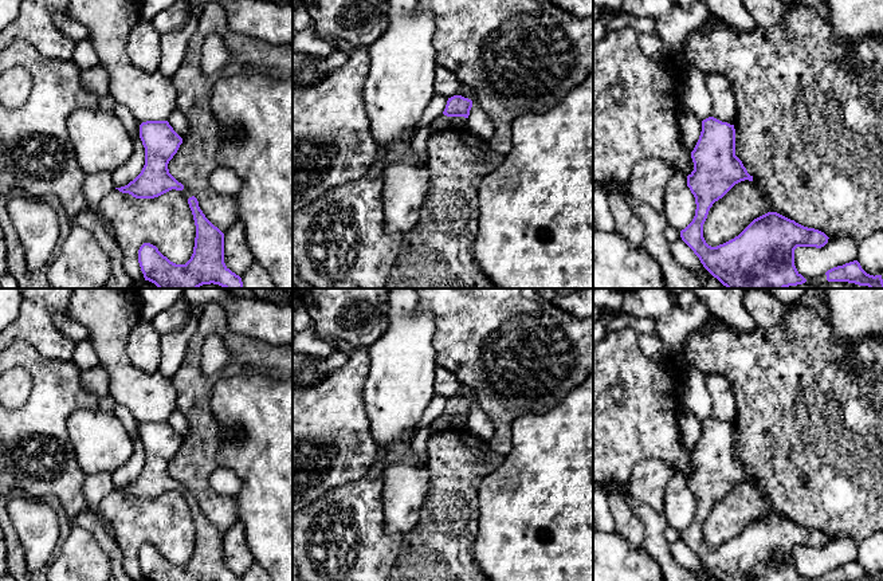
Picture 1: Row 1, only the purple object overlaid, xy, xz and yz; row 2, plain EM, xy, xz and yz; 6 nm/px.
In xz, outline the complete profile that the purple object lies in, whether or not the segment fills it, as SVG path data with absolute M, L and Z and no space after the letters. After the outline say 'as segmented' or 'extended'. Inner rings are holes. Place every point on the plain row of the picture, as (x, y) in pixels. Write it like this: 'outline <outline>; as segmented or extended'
outline M454 396L448 399L446 409L443 412L447 417L464 417L468 419L472 401L462 396Z; as segmented

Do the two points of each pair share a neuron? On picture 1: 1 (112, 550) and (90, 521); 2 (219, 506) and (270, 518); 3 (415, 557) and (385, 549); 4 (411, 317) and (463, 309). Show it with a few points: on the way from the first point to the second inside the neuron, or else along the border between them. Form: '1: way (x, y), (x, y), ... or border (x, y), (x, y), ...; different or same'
1: way (108, 544), (95, 527); same
2: border (234, 497), (238, 505), (239, 519); different
3: border (404, 536), (399, 556), (392, 566); different
4: border (418, 302), (434, 317), (432, 345); different

